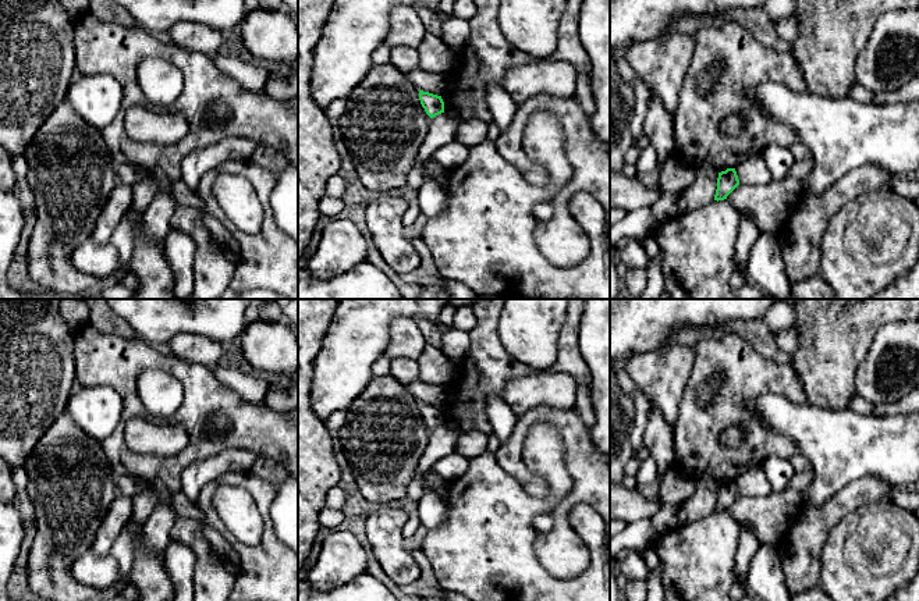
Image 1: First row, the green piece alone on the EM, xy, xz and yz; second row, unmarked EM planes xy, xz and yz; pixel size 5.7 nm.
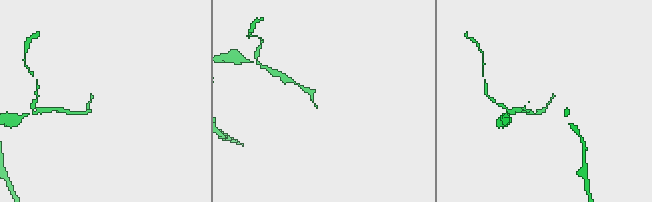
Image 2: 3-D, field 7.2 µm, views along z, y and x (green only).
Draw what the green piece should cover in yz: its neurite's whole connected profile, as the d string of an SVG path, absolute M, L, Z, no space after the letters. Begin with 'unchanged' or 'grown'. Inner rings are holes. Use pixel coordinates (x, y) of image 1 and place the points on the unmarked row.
unchanged | M735 480L718 484L714 512L724 512L739 497Z

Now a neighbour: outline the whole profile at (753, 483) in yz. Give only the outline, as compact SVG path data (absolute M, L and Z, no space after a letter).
M757 463L741 474L737 480L739 495L742 497L769 497L773 488L766 477L763 463Z

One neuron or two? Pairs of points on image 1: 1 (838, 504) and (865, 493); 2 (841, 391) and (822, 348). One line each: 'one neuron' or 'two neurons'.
1: one neuron
2: one neuron

